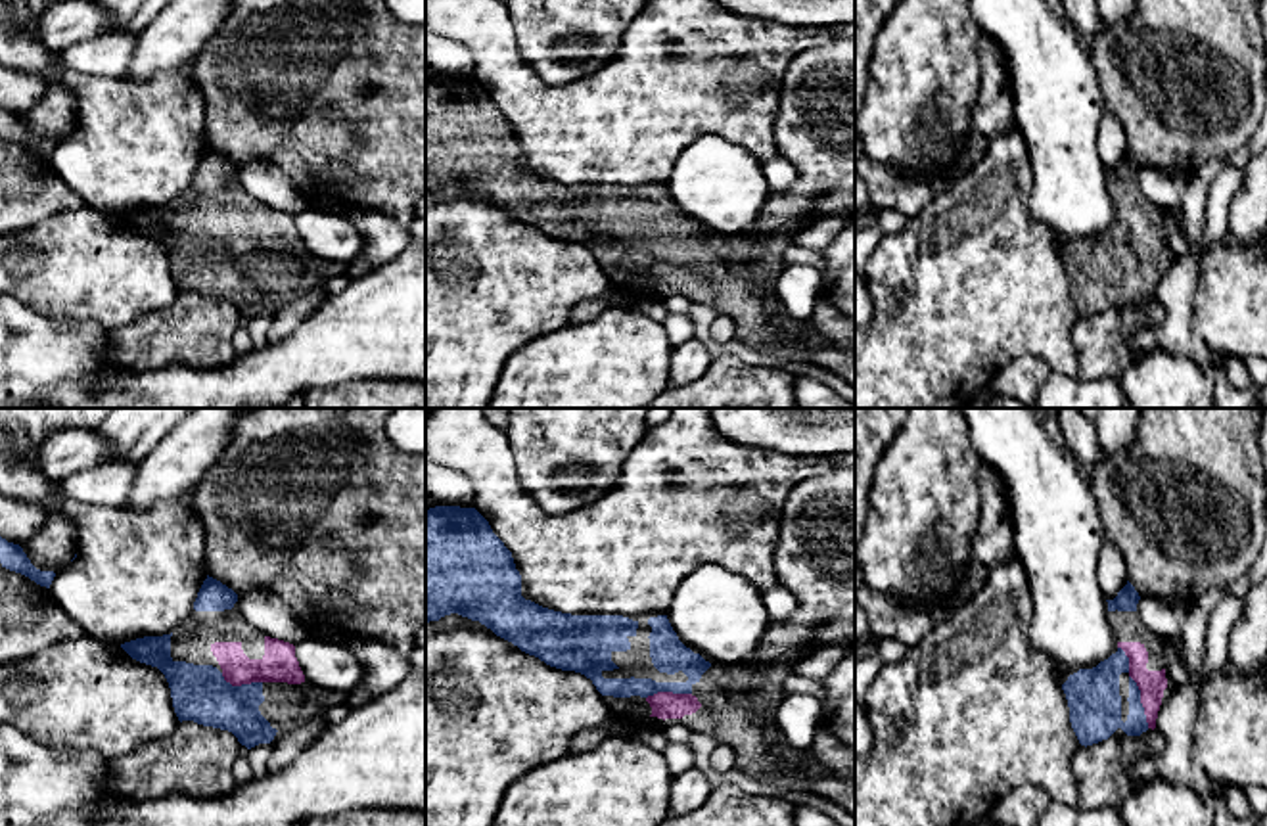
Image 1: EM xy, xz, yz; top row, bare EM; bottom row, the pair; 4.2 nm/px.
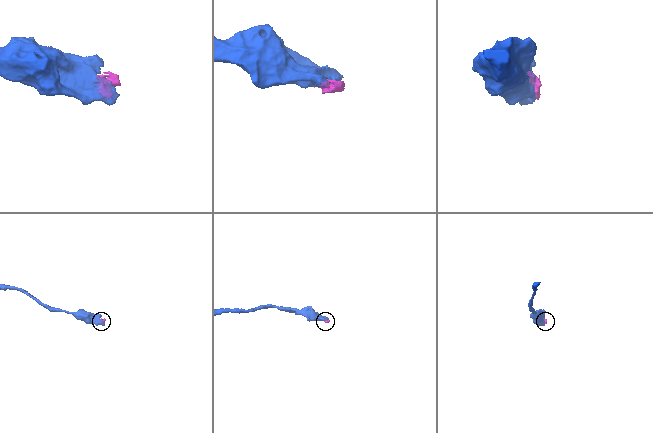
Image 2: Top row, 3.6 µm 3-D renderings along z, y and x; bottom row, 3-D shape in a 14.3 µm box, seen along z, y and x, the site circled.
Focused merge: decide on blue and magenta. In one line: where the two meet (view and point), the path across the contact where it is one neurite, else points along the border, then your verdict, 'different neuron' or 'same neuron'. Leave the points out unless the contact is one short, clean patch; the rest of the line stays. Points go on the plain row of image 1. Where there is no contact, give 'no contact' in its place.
meets blue in yz at (1139, 273); runs through yz (1093, 267), (1120, 294), (1139, 273), (1151, 253); same neuron

